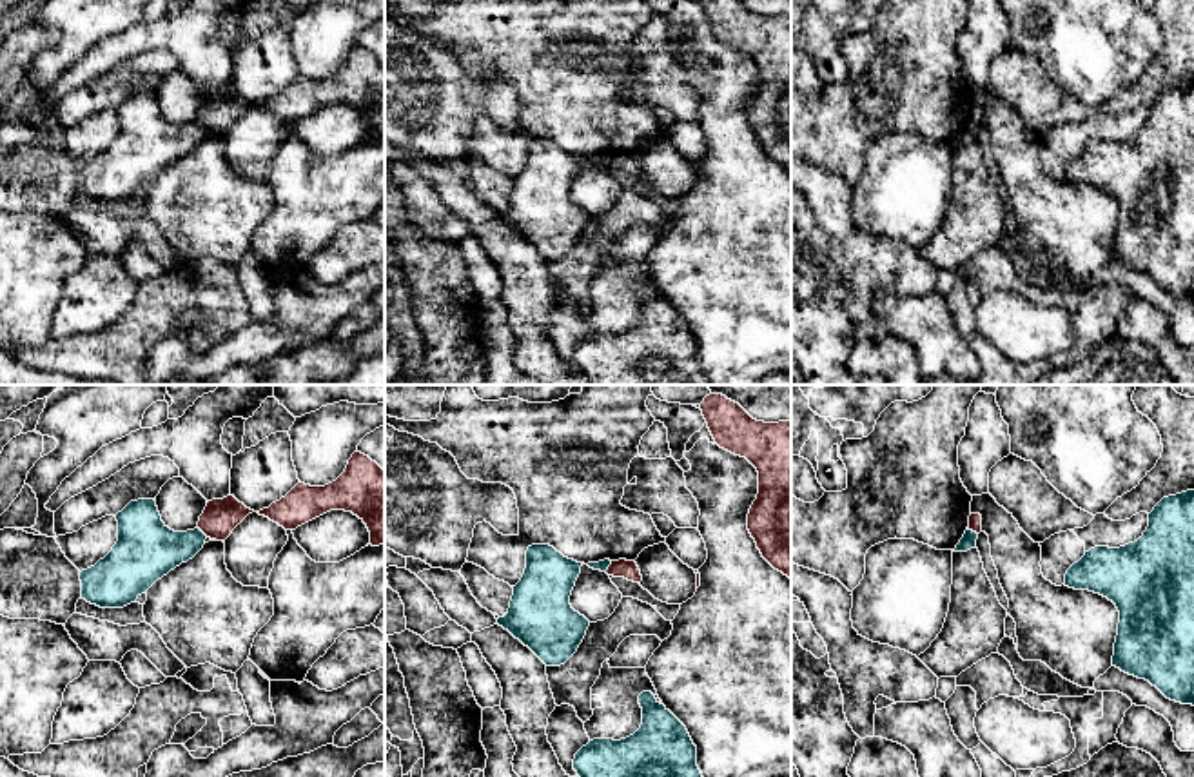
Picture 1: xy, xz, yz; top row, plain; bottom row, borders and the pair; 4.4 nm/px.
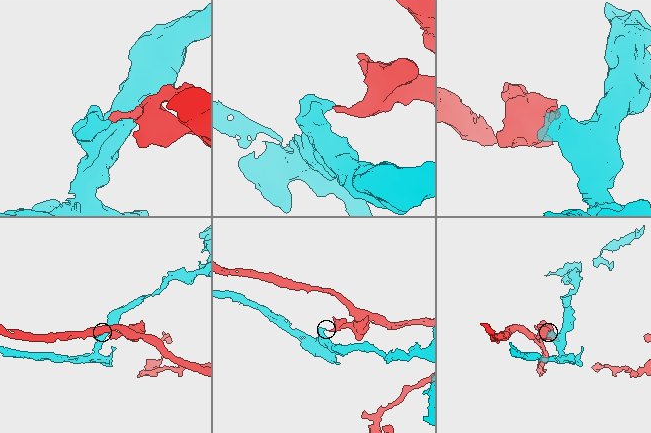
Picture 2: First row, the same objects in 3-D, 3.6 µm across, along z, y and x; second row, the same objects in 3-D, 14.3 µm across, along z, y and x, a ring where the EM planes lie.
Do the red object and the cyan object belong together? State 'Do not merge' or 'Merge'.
Do not merge

